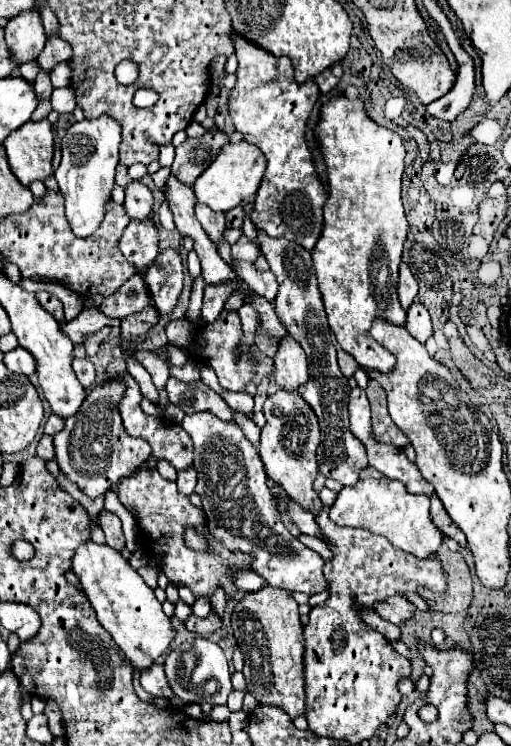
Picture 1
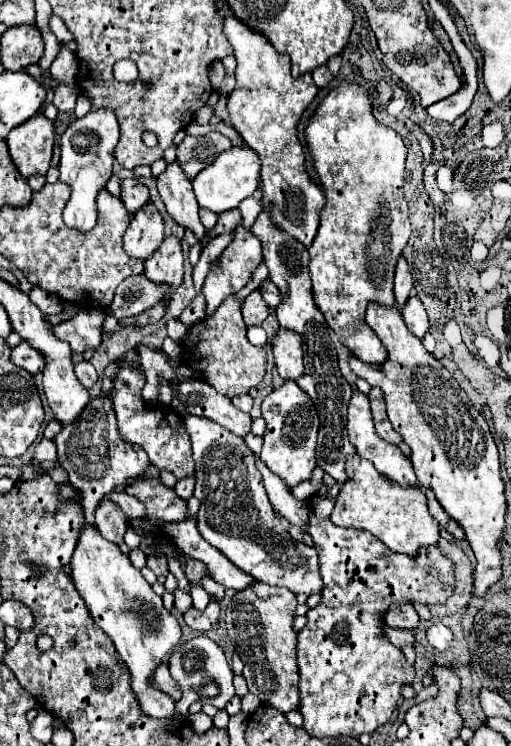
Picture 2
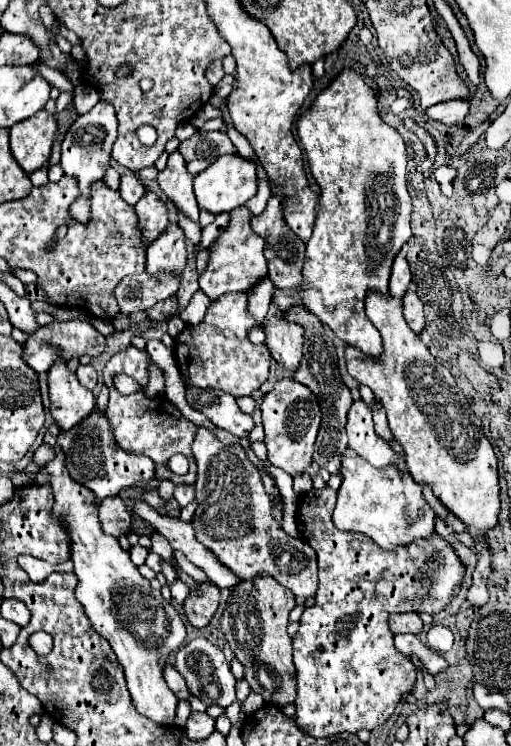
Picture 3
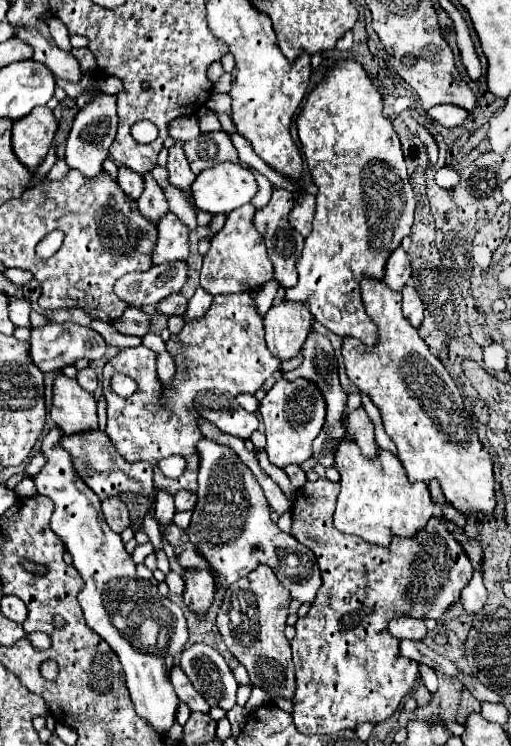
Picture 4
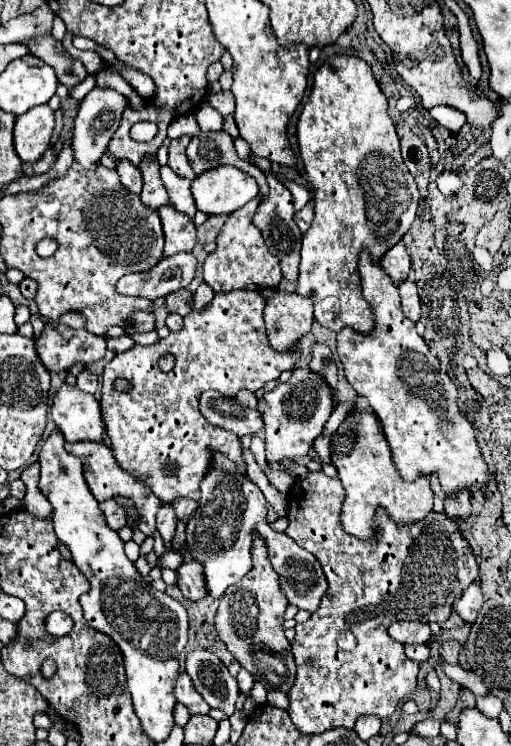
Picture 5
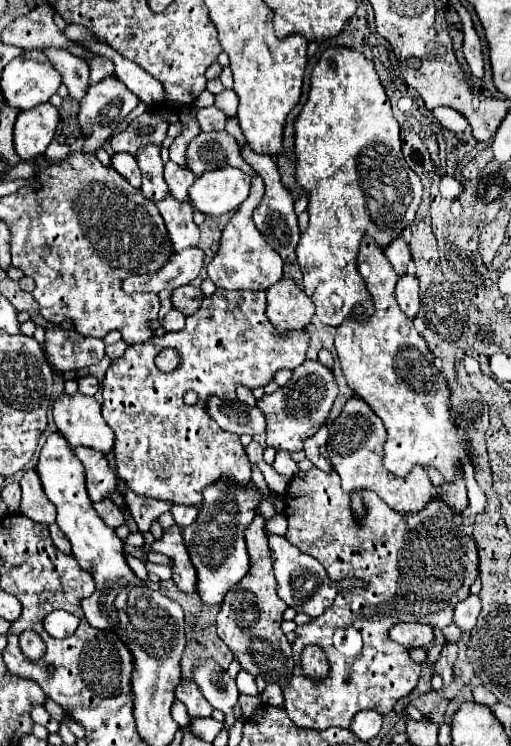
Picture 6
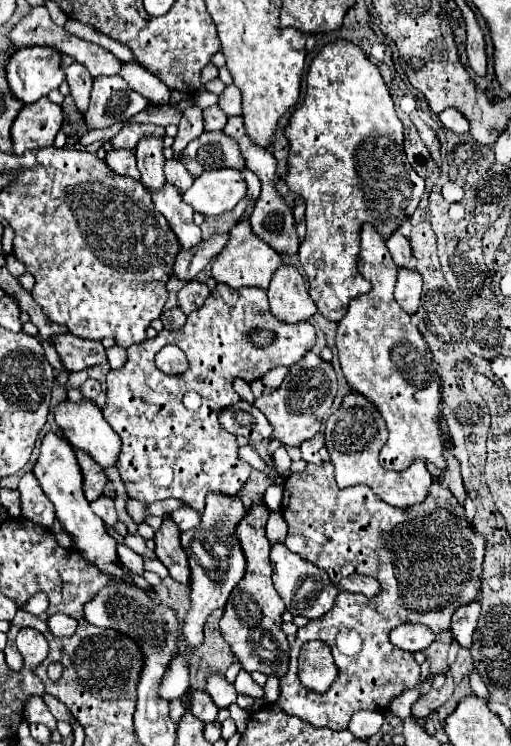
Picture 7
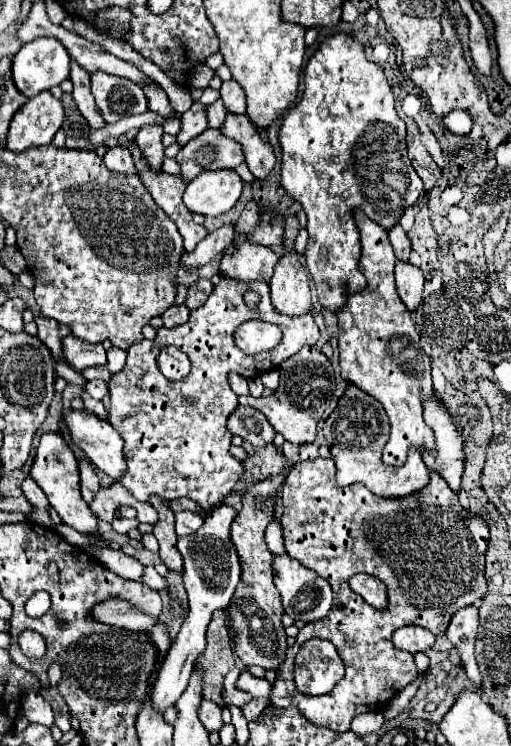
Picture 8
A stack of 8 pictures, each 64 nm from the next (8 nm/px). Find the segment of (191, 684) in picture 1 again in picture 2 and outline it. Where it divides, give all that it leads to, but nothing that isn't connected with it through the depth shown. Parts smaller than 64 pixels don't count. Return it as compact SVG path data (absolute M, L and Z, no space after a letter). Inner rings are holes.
M196 636L196 638L184 642L182 646L178 646L168 660L168 670L170 670L172 678L180 684L182 696L186 696L186 700L224 708L228 704L228 700L234 696L234 686L232 686L234 674L226 662L226 656L220 650L220 646L206 636Z

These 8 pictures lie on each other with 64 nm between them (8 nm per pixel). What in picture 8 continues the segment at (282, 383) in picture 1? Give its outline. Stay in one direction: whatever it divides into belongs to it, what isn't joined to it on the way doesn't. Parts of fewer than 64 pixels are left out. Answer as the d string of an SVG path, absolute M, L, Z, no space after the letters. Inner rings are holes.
M296 216L286 218L286 254L278 260L274 276L270 280L270 298L276 312L286 316L302 316L314 310L310 300L310 284L306 268L298 262L294 250L294 240L298 236L300 224Z

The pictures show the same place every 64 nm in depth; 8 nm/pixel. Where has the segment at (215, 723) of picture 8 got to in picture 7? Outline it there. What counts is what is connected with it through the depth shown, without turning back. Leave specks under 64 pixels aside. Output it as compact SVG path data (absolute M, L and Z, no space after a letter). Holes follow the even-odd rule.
M188 690L186 696L188 696L188 702L190 702L190 712L198 720L202 720L202 722L214 722L216 720L218 708L214 708L214 702L208 700L210 696L206 696L200 690Z

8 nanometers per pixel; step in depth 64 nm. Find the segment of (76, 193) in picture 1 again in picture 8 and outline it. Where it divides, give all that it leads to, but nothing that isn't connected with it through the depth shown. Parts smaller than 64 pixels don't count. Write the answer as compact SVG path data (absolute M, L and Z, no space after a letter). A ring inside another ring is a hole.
M104 72L92 74L92 94L96 108L104 122L116 122L122 116L142 114L148 110L146 94L138 84L122 76L110 76Z

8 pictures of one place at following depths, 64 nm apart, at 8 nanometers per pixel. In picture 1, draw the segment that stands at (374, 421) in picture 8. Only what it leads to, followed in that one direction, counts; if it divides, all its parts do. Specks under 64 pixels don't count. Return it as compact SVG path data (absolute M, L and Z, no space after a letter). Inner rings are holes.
M370 466L360 472L360 480L356 486L344 488L336 496L336 502L330 508L330 520L338 526L362 528L370 530L372 534L382 534L396 548L418 558L436 554L438 546L442 544L442 532L438 532L438 528L434 528L434 522L430 520L430 498L410 494L400 482L382 476Z

